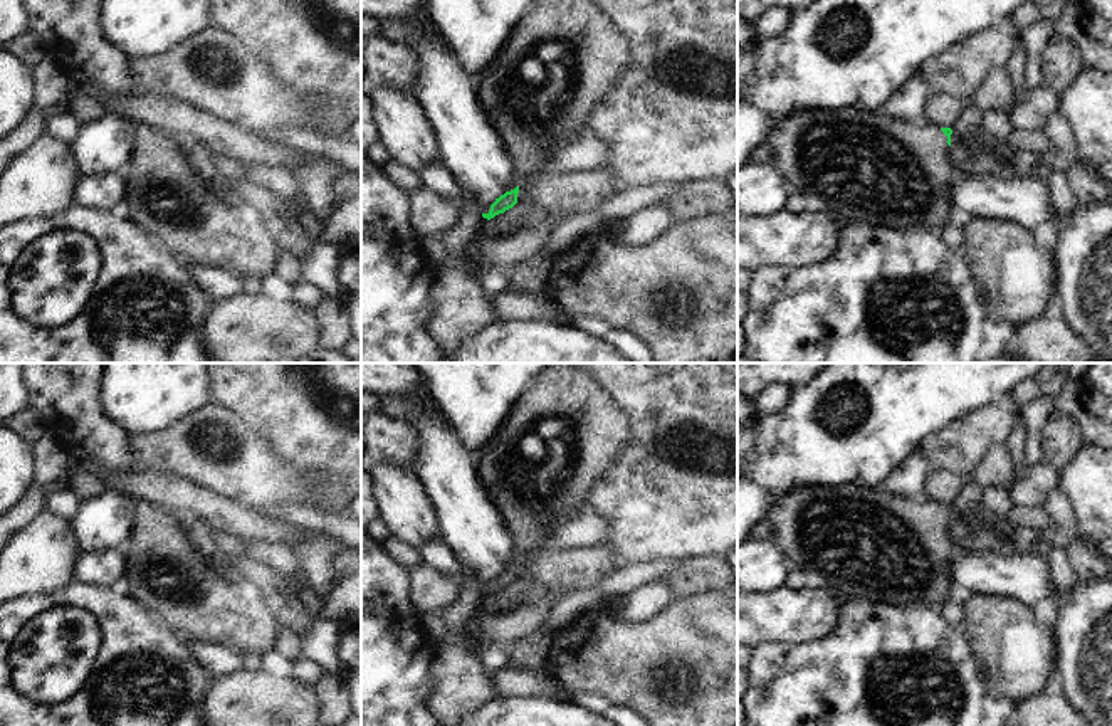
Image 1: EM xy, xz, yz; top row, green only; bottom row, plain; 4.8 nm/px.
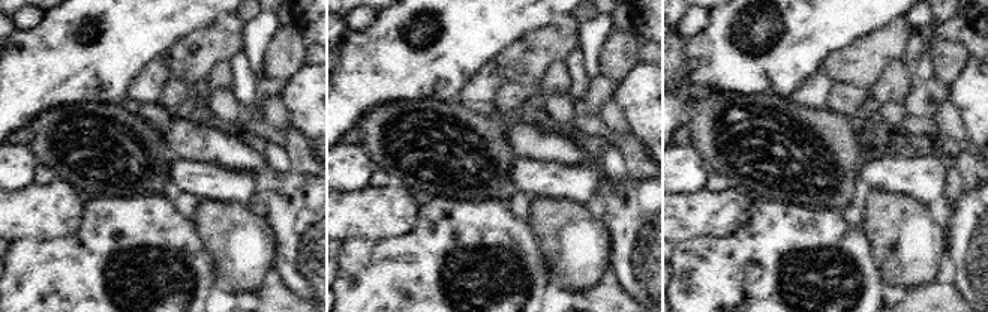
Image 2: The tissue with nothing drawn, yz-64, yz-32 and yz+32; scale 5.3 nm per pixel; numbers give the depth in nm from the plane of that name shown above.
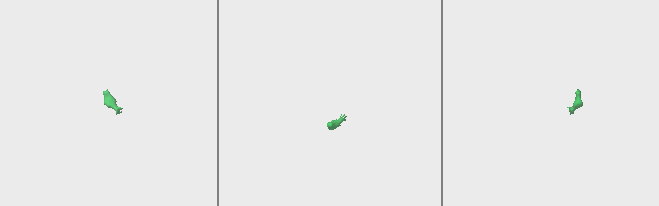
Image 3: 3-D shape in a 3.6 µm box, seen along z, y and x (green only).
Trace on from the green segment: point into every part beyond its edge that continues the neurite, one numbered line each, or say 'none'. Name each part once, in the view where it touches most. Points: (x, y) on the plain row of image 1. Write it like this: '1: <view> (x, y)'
1: yz (869, 545)

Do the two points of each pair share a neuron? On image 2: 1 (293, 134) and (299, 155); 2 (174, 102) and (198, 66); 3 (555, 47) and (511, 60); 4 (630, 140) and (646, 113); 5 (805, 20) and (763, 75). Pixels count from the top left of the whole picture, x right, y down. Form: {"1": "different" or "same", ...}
{"1": "same", "2": "different", "3": "same", "4": "different", "5": "same"}

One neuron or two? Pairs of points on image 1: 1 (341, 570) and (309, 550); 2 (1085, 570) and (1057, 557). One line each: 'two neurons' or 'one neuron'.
1: two neurons
2: two neurons

